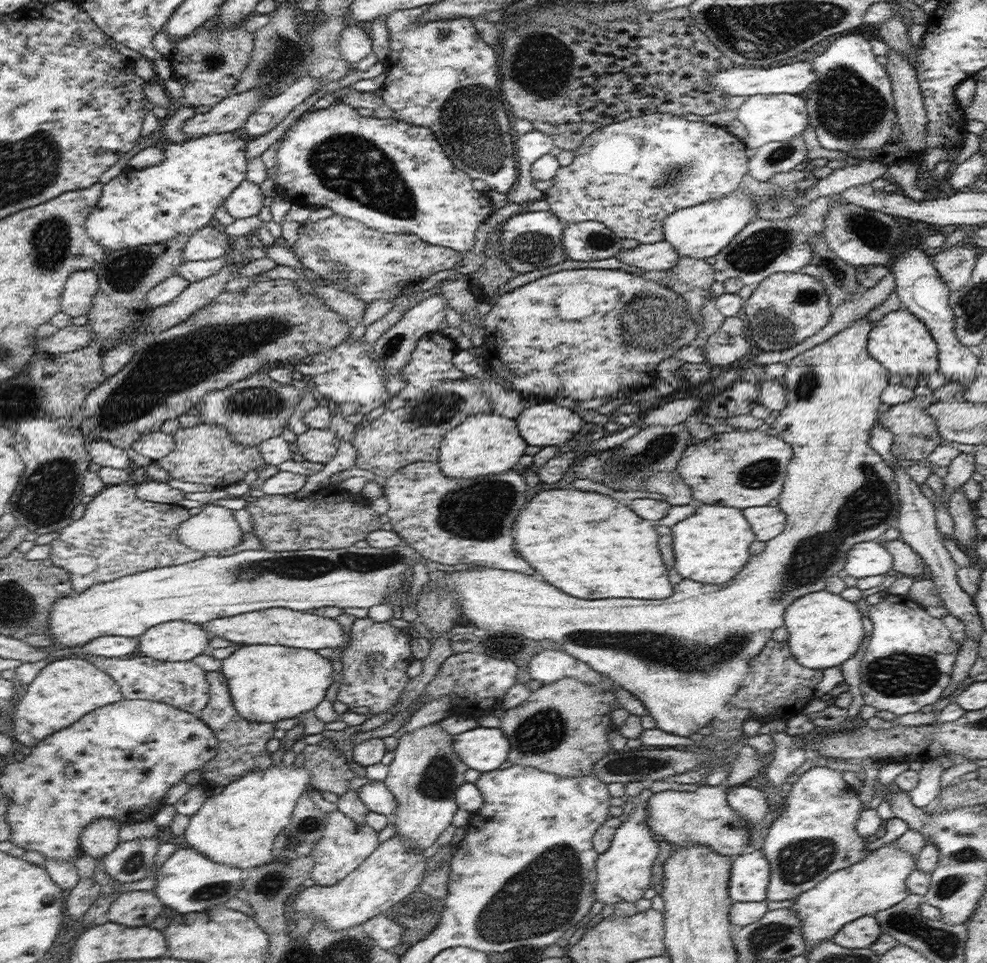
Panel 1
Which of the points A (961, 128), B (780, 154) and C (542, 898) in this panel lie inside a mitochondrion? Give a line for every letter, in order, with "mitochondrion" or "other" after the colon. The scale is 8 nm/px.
A: other
B: mitochondrion
C: mitochondrion

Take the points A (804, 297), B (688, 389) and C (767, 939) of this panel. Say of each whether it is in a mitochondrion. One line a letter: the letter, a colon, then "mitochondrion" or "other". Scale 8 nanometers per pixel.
A: mitochondrion
B: other
C: mitochondrion

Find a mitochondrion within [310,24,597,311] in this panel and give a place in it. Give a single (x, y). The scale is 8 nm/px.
(472, 122)

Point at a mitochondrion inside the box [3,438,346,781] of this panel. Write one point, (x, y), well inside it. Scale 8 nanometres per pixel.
(48, 493)

